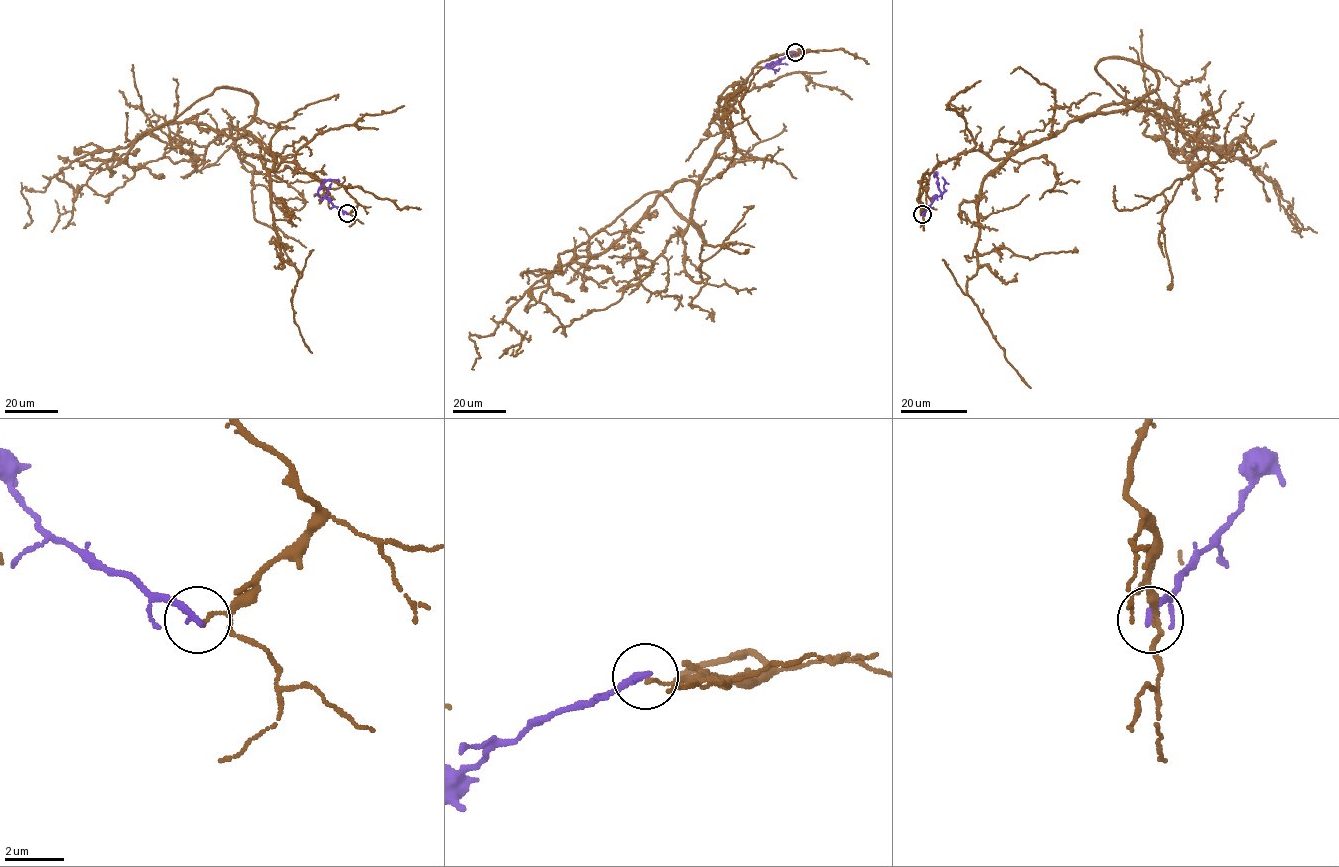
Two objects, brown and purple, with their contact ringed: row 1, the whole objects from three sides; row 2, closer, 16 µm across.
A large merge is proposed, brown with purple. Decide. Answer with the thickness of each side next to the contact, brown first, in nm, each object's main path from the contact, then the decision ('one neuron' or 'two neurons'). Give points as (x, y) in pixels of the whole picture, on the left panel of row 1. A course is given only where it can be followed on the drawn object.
80 nm thick on the brown side, 280 nm on the other; brown runs (347, 213), (343, 186), (274, 168), (250, 134), (172, 122), (25, 187), (26, 228); purple runs (347, 213), (318, 195), (324, 179), (339, 181); two neurons

